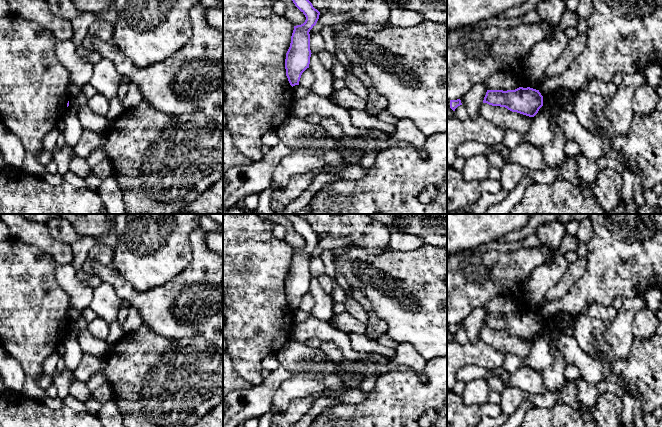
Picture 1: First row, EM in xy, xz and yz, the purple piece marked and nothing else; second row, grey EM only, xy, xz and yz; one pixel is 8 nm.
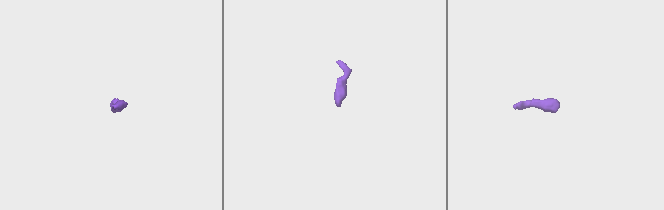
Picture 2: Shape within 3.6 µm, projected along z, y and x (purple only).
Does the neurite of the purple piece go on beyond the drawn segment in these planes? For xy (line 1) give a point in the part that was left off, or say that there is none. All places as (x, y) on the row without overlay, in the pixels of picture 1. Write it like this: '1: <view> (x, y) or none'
1: none

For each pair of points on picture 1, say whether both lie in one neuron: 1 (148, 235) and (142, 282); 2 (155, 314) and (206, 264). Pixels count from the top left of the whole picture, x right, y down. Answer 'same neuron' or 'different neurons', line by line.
1: same neuron
2: same neuron

